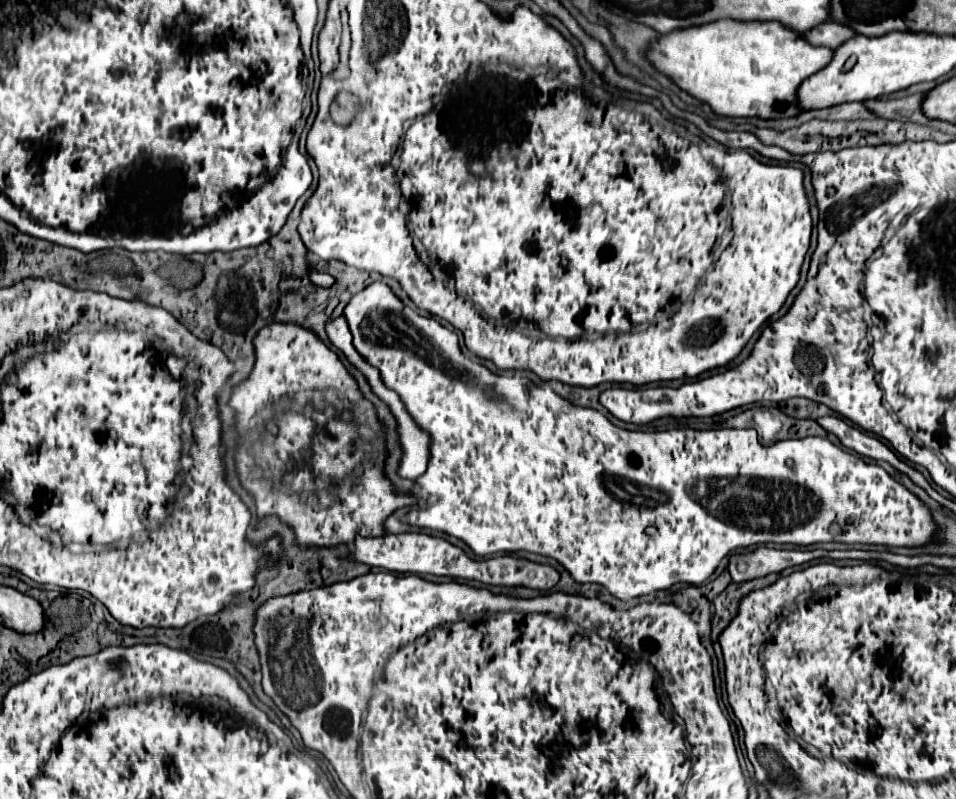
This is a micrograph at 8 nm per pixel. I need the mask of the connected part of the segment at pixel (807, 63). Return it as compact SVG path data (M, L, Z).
M716 20L716 24L704 24L702 28L676 30L664 34L658 42L650 46L648 58L652 64L670 76L682 90L696 96L702 102L708 102L716 114L722 116L756 116L764 120L794 118L802 114L798 104L800 84L816 74L820 68L832 62L834 50L824 46L812 46L792 28L786 28L780 22L736 22L736 20Z

